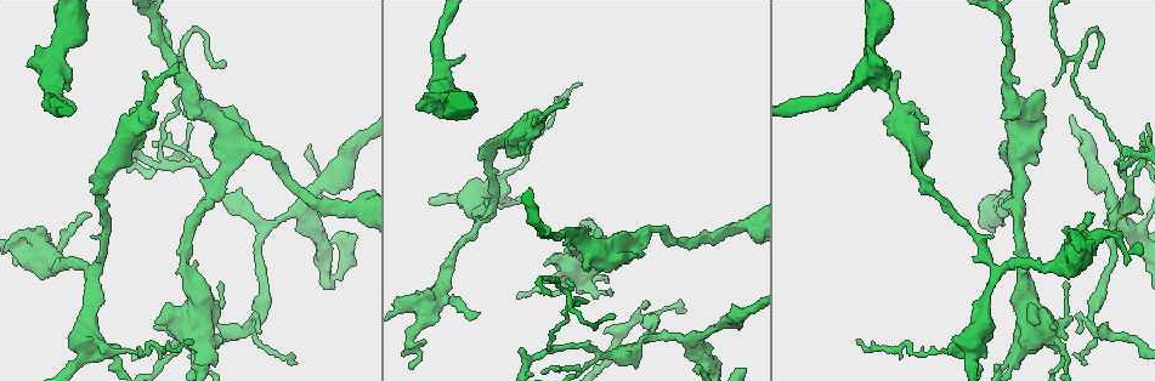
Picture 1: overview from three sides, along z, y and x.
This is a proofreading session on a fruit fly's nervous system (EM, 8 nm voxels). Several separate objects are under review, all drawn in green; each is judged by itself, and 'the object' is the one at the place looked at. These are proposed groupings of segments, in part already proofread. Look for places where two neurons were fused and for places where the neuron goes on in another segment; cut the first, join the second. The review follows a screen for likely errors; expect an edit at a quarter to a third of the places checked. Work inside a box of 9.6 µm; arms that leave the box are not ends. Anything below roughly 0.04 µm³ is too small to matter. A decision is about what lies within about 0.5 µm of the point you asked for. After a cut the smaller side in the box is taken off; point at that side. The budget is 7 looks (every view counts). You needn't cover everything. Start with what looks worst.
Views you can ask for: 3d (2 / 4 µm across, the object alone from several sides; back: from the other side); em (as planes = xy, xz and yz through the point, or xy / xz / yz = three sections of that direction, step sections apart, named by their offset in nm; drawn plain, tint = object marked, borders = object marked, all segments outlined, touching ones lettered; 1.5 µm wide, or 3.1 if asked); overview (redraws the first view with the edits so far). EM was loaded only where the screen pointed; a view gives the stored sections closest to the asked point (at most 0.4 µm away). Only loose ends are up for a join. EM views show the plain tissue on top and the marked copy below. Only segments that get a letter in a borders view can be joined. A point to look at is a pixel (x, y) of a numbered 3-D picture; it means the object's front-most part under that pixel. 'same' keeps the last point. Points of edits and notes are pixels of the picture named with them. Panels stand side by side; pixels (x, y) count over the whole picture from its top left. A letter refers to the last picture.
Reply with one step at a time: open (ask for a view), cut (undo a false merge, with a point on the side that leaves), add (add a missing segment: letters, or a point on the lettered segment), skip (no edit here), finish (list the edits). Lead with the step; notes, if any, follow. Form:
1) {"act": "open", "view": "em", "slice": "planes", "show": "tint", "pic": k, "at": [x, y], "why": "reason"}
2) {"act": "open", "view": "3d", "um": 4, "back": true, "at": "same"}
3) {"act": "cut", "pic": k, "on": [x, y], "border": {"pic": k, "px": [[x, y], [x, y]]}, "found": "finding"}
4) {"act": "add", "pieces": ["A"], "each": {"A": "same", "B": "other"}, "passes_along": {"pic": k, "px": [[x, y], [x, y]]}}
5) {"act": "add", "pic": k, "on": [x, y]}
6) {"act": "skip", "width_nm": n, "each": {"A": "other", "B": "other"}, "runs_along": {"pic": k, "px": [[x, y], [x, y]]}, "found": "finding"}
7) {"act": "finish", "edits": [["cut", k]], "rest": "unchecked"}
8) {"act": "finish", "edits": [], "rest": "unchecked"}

{"act": "open", "view": "3d", "um": 4, "pic": 1, "at": [1038, 90], "why": "free end"}

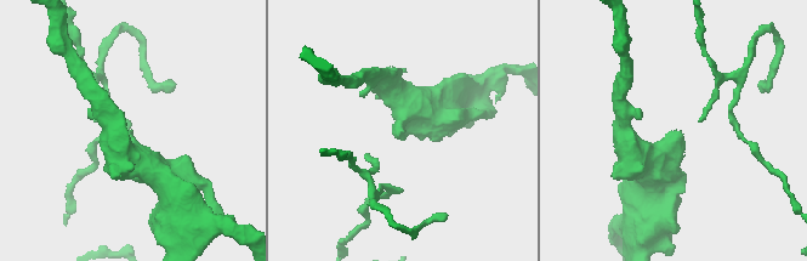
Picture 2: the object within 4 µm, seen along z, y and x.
{"act": "open", "view": "em", "slice": "planes", "show": "borders", "pic": 2, "at": [403, 134], "why": "need the tissue"}

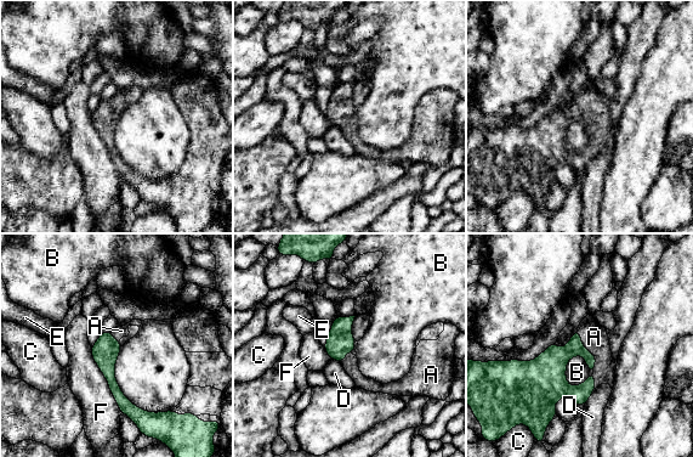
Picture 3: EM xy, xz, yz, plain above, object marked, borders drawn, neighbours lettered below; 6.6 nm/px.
{"act": "add", "pieces": ["A"], "longest_contact_nm": ["B", 550], "each": {"A": "same", "B": "other", "C": "other", "D": "other", "E": "other", "F": "other"}, "found": "it goes on there"}

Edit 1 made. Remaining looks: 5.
{"act": "open", "view": "em", "slice": "xz", "step": 8, "show": "tint", "pic": 1, "at": [445, 275], "why": "sudden change in width"}

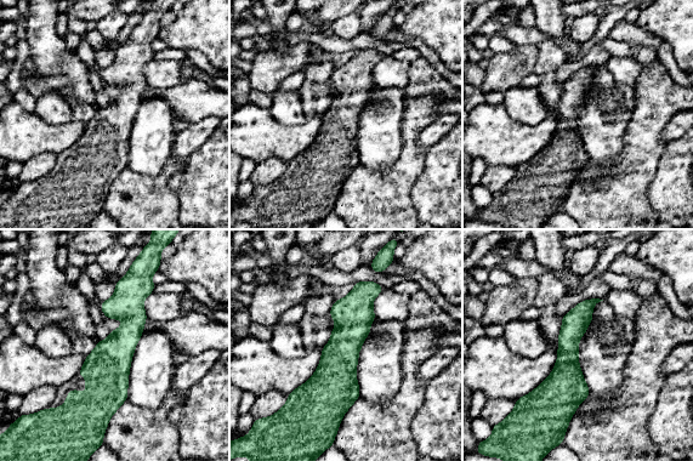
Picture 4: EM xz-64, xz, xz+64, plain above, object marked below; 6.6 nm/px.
{"act": "open", "view": "em", "slice": "planes", "show": "borders", "at": "same"}

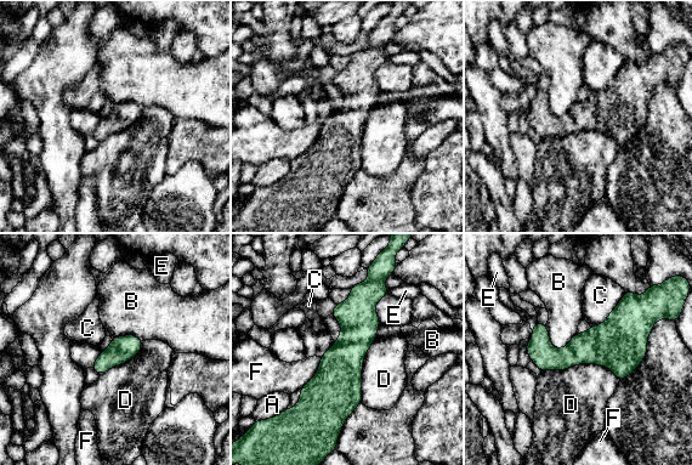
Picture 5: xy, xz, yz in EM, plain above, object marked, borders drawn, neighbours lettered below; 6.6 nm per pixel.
{"act": "skip", "each": {"A": "other", "B": "other", "C": "other", "D": "other", "E": "other", "F": "other"}, "runs_along": {"pic": 5, "px": [[373, 282], [340, 368], [334, 421]]}, "found": "all the same neuron"}

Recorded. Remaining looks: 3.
{"act": "open", "view": "em", "slice": "planes", "show": "borders", "pic": 1, "at": [258, 147], "why": "calibre changes"}

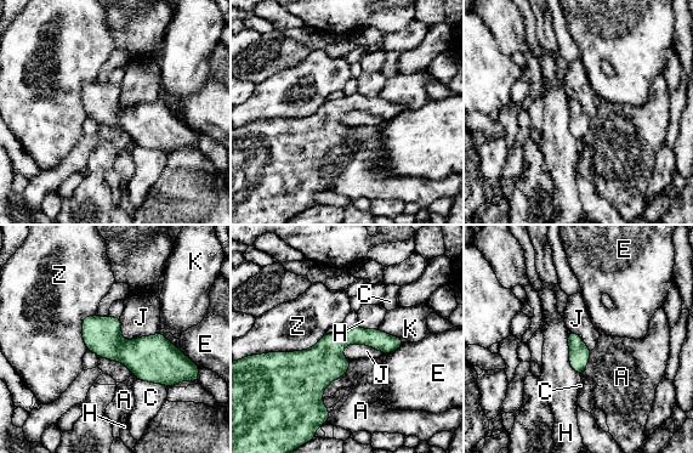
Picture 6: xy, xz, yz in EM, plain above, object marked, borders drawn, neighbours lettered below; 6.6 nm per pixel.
{"act": "skip", "each": {"A": "other", "C": "other", "E": "other", "H": "other", "J": "other", "K": "other", "Z": "other"}, "border": {"pic": 6, "px": [[352, 360], [321, 398]]}, "found": "continuous, no second neuron"}

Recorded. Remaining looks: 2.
{"act": "finish", "edits": [["add", 3]], "rest": "unchecked"}

